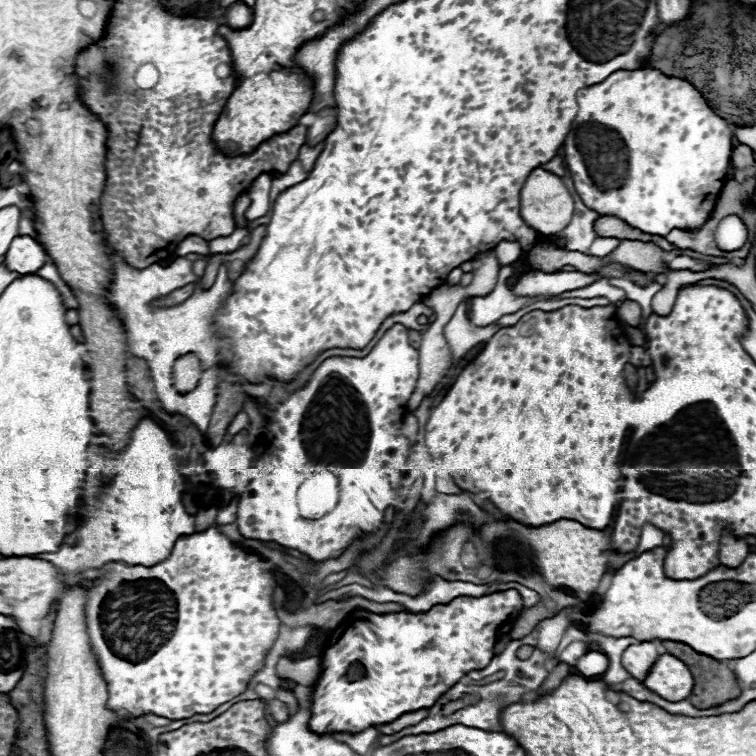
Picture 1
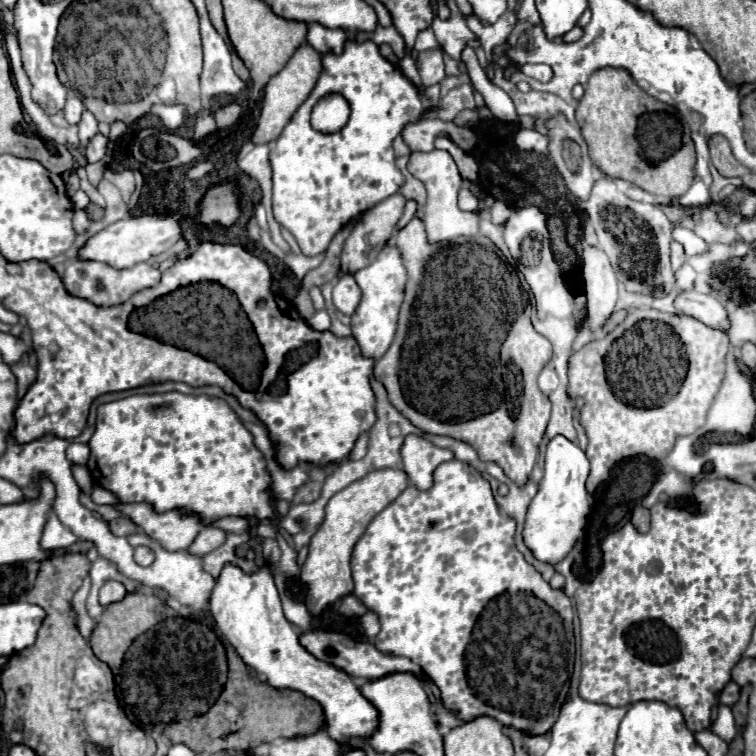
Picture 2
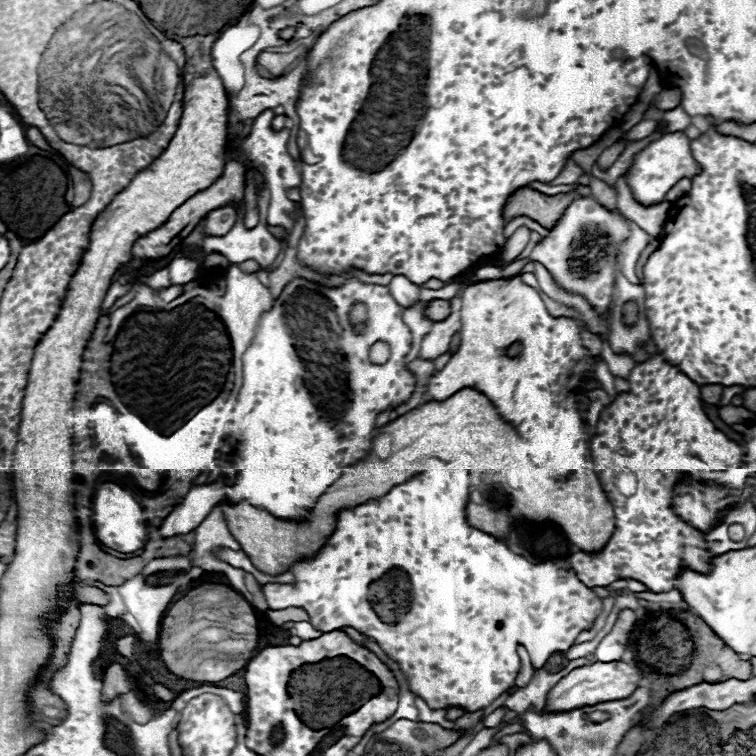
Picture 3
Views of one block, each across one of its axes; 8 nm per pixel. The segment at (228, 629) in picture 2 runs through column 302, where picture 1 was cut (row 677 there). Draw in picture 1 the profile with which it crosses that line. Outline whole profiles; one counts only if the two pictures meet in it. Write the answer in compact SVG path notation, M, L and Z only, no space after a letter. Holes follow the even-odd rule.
M662 654L642 684L664 700L680 702L692 694L694 678L682 660L672 654Z

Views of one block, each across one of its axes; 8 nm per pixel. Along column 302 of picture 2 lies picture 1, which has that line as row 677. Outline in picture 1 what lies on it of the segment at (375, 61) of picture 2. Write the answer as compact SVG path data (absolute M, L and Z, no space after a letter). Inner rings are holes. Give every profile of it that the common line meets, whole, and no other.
M214 522L204 532L180 536L172 554L168 556L168 560L162 560L156 566L144 568L144 566L128 566L122 562L108 562L102 568L94 570L94 578L82 578L84 584L90 588L86 610L84 610L86 612L86 630L88 630L88 638L90 638L94 654L96 654L96 660L100 664L102 676L106 680L106 688L108 688L106 708L126 710L136 718L144 716L144 714L156 714L156 716L170 718L170 720L182 720L182 718L190 718L194 714L210 714L220 704L242 694L248 688L248 682L252 680L252 676L264 666L266 654L270 652L272 644L276 642L278 630L280 630L280 620L278 620L274 604L272 604L276 580L274 580L270 566L264 566L264 564L268 564L268 562L262 560L258 554L244 552L226 534L222 534L220 526Z

